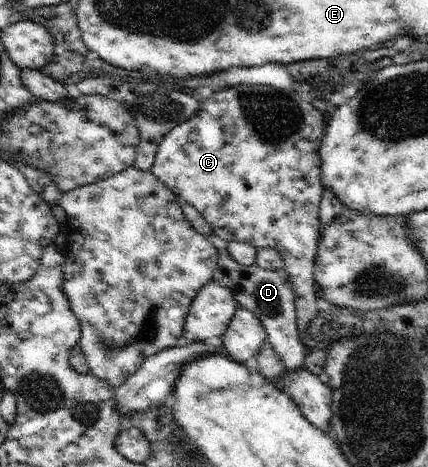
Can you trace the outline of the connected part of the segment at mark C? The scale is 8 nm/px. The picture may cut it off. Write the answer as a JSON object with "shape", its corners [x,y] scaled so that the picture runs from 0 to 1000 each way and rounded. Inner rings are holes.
{"shape":[[[554,182],[540,188],[502,197],[470,221],[470,231],[460,236],[442,257],[416,266],[397,278],[371,310],[362,347],[353,368],[409,413],[414,426],[423,435],[444,437],[460,454],[479,467],[484,480],[493,484],[498,497],[528,514],[530,518],[575,518],[596,531],[633,529],[647,533],[657,542],[664,576],[675,587],[673,597],[685,612],[689,625],[694,657],[692,696],[696,707],[713,707],[717,694],[727,694],[727,685],[745,672],[745,660],[752,655],[738,632],[736,602],[731,600],[731,570],[736,570],[736,544],[743,535],[743,518],[748,510],[748,475],[745,448],[748,428],[757,411],[755,390],[750,390],[750,334],[745,334],[745,317],[759,291],[759,274],[764,274],[764,251],[741,236],[727,218],[710,214],[696,195],[657,193],[633,182]]]}

